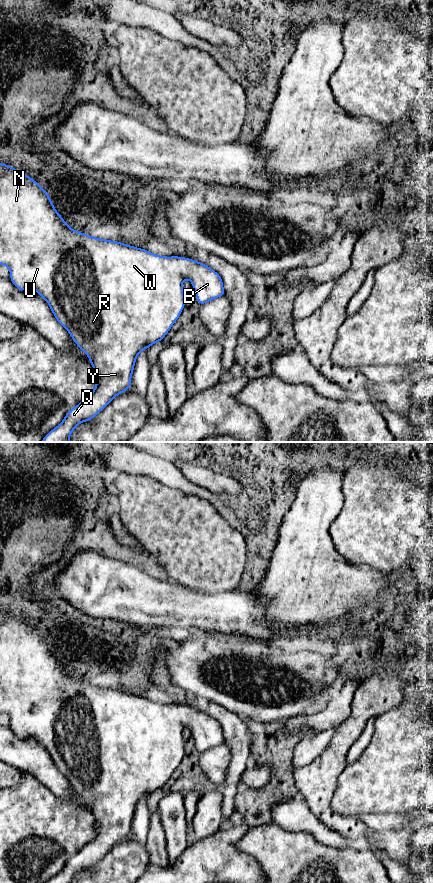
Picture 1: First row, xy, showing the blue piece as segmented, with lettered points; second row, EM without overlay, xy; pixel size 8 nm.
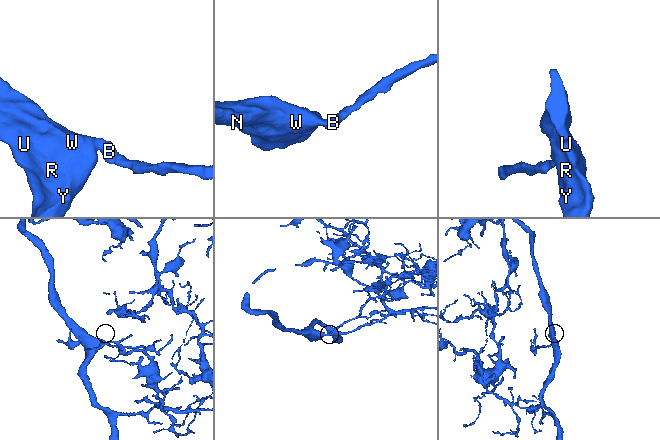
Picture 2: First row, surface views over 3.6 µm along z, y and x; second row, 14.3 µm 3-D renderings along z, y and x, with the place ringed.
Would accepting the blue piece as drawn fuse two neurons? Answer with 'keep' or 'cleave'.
keep

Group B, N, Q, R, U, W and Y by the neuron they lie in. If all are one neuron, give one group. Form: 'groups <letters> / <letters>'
groups B N Q R U W Y

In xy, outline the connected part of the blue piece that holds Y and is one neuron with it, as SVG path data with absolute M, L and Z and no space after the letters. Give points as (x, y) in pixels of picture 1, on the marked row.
M0 163L0 264L5 265L10 270L10 280L21 291L35 290L44 298L57 321L69 332L77 346L89 357L90 364L94 368L96 376L96 387L77 406L73 407L64 417L63 421L51 430L41 442L70 442L69 438L73 430L82 422L93 419L103 410L113 398L125 392L131 386L131 377L135 366L136 358L141 351L148 349L154 343L160 342L175 321L179 318L185 306L183 281L189 279L195 290L197 301L200 305L205 304L215 298L225 295L223 282L220 275L209 268L206 264L200 263L185 257L166 257L153 254L146 249L133 247L117 241L105 240L92 237L78 232L69 227L61 215L56 211L47 192L32 178L22 172Z

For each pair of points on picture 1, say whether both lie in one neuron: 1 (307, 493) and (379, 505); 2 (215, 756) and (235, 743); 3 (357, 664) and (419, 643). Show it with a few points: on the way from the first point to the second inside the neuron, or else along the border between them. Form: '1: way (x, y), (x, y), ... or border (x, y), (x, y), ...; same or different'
1: border (344, 475), (342, 483), (343, 507), (333, 520); different
2: border (224, 743), (230, 753), (228, 772); different
3: way (372, 657), (381, 655), (393, 643), (404, 643); same

